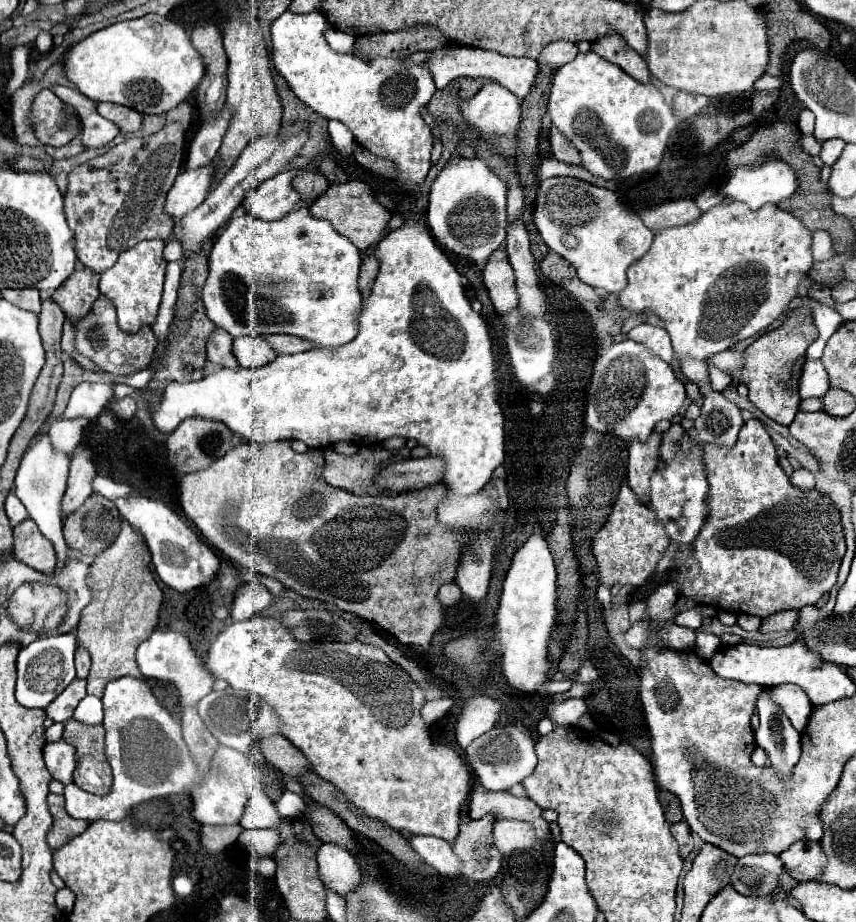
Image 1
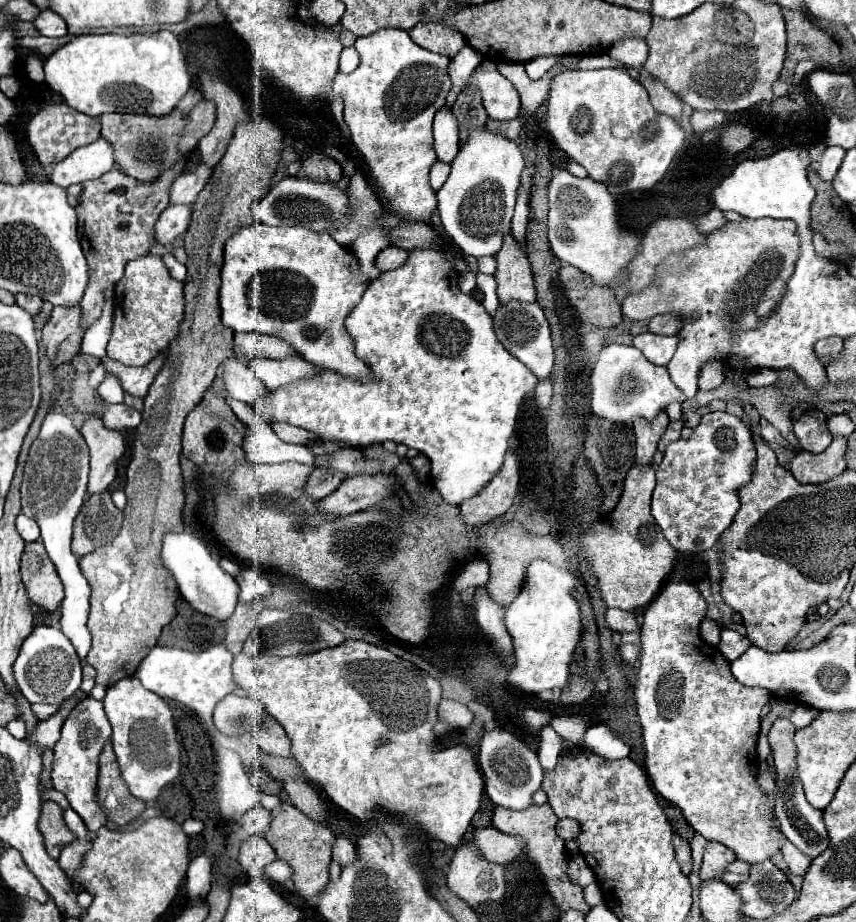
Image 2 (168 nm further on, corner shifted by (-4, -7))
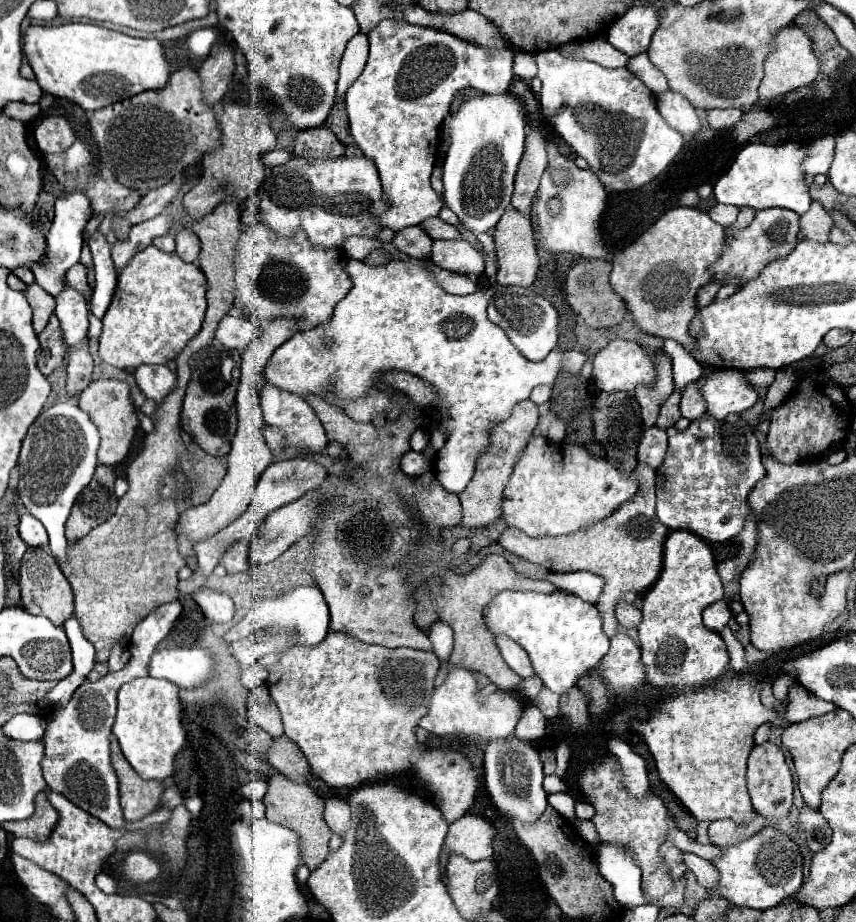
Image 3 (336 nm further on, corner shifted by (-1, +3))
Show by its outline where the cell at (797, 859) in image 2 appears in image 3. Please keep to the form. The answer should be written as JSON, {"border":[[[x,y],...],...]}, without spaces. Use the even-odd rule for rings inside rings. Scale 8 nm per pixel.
{"border":[[[764,742],[760,746],[754,746],[754,750],[750,752],[750,758],[748,758],[746,778],[748,778],[748,792],[752,798],[752,806],[760,816],[764,816],[768,822],[776,822],[790,812],[790,808],[792,808],[792,774],[784,760],[782,750],[776,744]]]}

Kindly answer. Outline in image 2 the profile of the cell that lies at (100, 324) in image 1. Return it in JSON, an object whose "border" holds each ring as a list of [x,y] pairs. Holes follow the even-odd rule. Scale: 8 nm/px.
{"border":[[[163,354],[155,356],[149,364],[145,366],[123,366],[123,364],[117,364],[115,360],[109,360],[107,356],[101,360],[101,364],[105,366],[107,372],[115,374],[119,380],[121,380],[121,386],[125,392],[129,392],[131,396],[137,396],[137,398],[145,398],[147,392],[149,392],[149,386],[153,384],[155,376],[159,374],[161,366],[163,366],[165,358]]]}

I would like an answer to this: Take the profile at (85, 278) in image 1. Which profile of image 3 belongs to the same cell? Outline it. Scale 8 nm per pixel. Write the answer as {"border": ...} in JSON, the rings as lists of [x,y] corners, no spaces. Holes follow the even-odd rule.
{"border":[[[52,314],[48,326],[38,334],[38,370],[48,376],[52,374],[56,368],[60,368],[64,364],[64,356],[66,356],[66,344],[62,342],[62,328],[58,318]]]}

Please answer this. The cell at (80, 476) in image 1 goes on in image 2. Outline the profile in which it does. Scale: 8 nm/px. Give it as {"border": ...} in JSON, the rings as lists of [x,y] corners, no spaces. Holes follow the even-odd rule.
{"border":[[[85,414],[81,434],[91,450],[89,494],[103,492],[117,476],[117,462],[125,454],[125,438],[117,430],[109,430],[99,414]]]}

